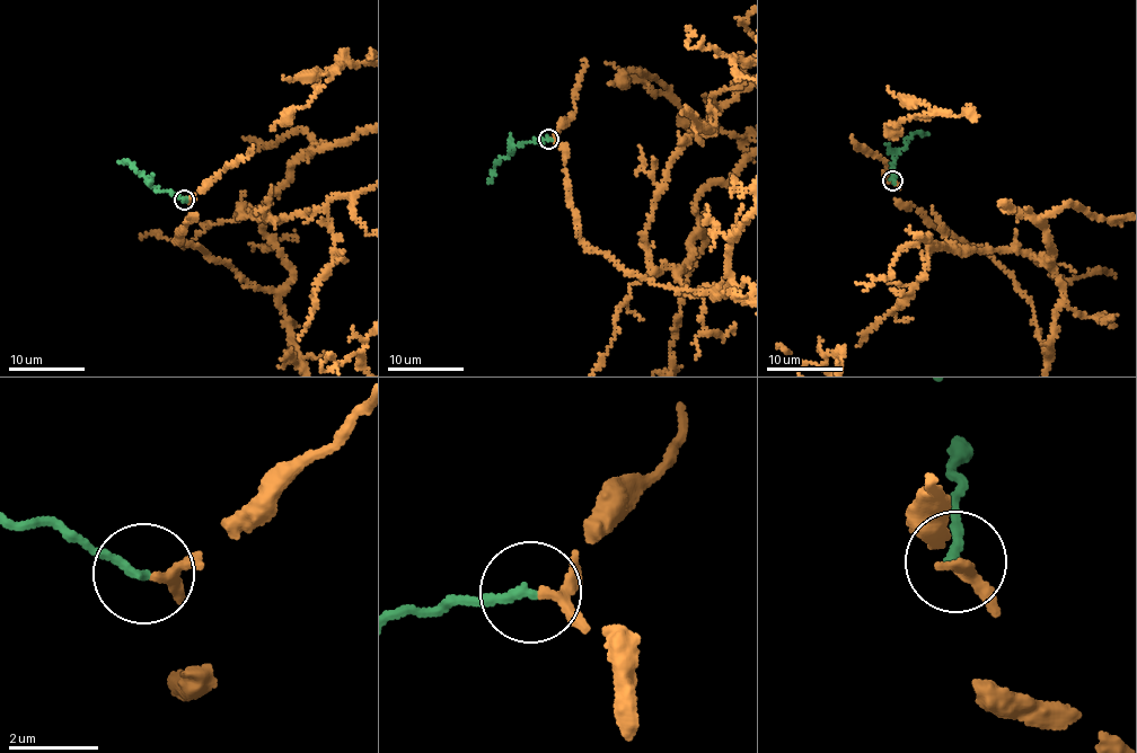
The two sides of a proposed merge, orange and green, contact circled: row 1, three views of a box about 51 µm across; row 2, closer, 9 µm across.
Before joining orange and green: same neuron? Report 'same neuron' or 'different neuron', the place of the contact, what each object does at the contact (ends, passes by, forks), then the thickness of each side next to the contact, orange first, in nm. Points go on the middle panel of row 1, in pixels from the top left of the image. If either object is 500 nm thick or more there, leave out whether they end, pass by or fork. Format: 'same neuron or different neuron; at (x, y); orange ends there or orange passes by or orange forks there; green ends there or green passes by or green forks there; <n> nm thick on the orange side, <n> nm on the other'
same neuron; at (548, 139); orange passes by; green ends there; 180 nm thick on the orange side, 200 nm on the other

